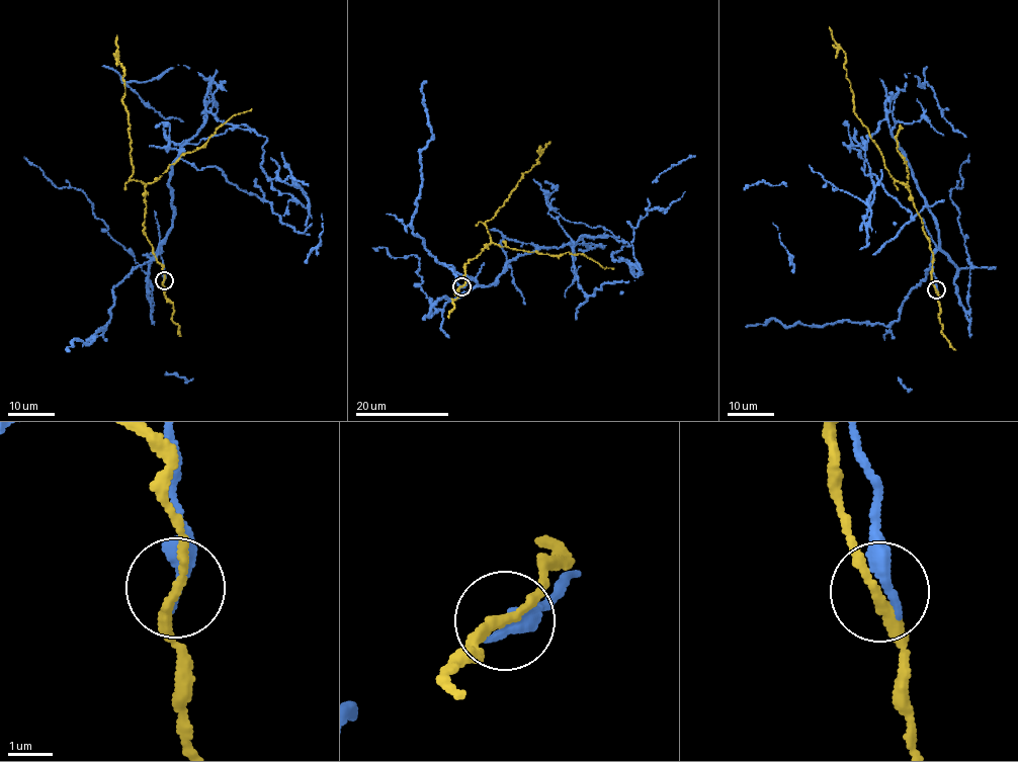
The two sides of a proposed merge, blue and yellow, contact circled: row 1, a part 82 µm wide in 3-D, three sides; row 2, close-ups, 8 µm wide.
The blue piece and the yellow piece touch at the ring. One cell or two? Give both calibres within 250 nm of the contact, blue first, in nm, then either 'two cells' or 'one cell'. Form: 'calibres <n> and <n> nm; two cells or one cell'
calibres 380 and 200 nm; two cells

